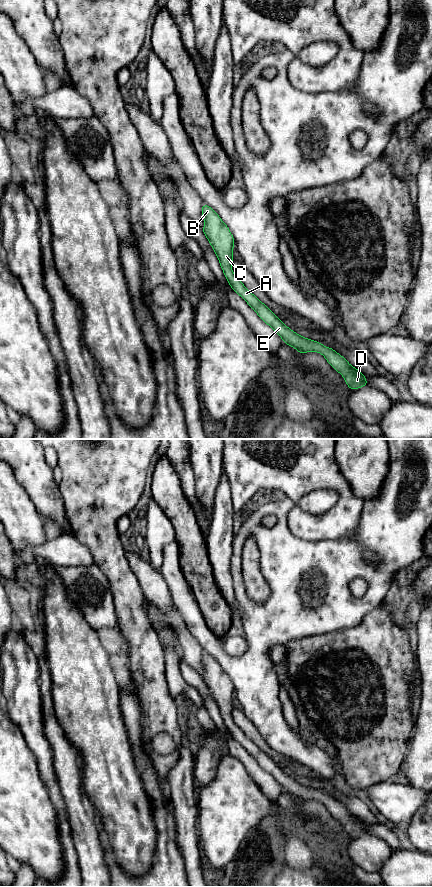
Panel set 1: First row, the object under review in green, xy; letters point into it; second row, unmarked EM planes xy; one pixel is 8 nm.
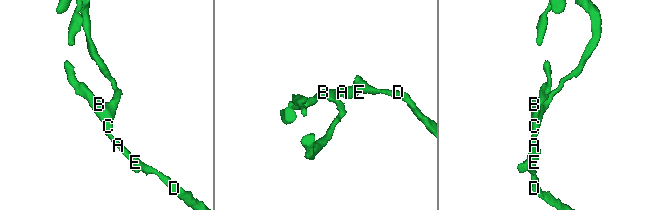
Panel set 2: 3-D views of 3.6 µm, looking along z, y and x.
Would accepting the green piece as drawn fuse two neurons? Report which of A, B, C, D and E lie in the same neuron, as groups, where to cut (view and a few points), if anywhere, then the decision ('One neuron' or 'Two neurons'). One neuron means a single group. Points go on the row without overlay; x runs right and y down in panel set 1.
Groups: A B C D E. No split. One neuron

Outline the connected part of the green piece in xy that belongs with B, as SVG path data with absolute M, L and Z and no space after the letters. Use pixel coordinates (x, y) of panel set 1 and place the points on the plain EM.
M206 651L202 652L201 662L205 670L204 675L201 677L214 697L230 735L247 750L262 769L269 773L282 786L285 792L295 796L301 803L309 799L322 801L330 814L344 825L350 838L369 834L365 823L351 814L343 804L331 795L325 795L320 790L302 785L288 776L278 764L244 734L234 723L231 715L234 706L234 684L216 659Z

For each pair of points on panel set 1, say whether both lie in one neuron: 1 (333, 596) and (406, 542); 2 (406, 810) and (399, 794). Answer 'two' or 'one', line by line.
1: one
2: one

